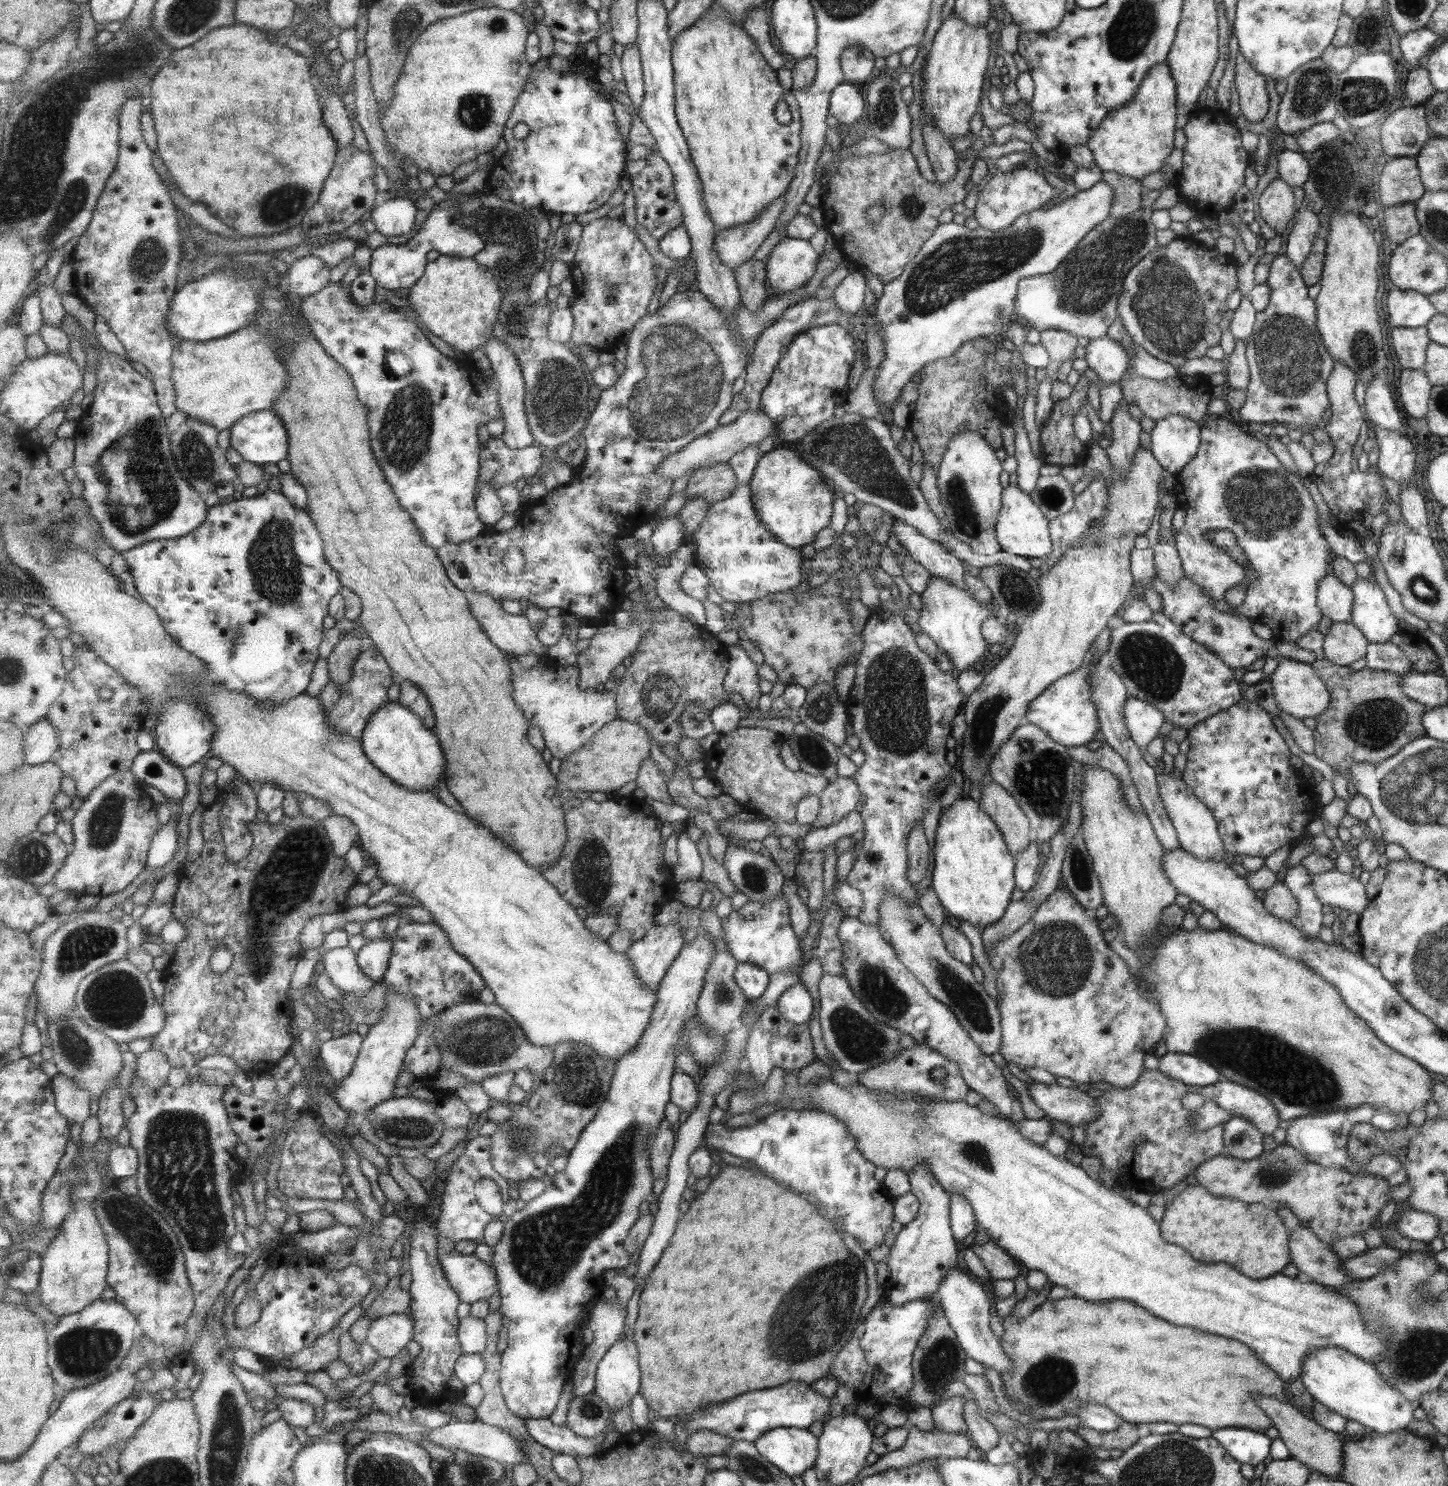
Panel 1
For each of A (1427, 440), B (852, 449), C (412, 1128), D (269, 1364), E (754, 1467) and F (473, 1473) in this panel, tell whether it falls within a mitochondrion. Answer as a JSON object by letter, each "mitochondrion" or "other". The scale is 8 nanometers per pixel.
{"A":"other","B":"mitochondrion","C":"mitochondrion","D":"other","E":"mitochondrion","F":"mitochondrion"}

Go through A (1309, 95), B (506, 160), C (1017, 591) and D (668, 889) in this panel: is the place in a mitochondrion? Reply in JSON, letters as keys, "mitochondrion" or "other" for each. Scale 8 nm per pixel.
{"A":"mitochondrion","B":"other","C":"mitochondrion","D":"other"}

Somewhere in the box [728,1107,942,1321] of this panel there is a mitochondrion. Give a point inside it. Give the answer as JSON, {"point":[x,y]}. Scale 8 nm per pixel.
{"point":[836,1276]}

